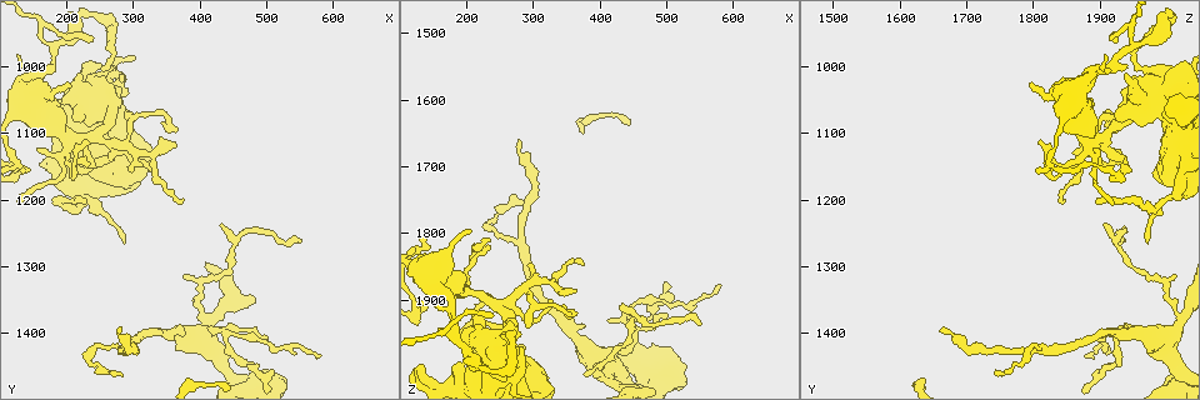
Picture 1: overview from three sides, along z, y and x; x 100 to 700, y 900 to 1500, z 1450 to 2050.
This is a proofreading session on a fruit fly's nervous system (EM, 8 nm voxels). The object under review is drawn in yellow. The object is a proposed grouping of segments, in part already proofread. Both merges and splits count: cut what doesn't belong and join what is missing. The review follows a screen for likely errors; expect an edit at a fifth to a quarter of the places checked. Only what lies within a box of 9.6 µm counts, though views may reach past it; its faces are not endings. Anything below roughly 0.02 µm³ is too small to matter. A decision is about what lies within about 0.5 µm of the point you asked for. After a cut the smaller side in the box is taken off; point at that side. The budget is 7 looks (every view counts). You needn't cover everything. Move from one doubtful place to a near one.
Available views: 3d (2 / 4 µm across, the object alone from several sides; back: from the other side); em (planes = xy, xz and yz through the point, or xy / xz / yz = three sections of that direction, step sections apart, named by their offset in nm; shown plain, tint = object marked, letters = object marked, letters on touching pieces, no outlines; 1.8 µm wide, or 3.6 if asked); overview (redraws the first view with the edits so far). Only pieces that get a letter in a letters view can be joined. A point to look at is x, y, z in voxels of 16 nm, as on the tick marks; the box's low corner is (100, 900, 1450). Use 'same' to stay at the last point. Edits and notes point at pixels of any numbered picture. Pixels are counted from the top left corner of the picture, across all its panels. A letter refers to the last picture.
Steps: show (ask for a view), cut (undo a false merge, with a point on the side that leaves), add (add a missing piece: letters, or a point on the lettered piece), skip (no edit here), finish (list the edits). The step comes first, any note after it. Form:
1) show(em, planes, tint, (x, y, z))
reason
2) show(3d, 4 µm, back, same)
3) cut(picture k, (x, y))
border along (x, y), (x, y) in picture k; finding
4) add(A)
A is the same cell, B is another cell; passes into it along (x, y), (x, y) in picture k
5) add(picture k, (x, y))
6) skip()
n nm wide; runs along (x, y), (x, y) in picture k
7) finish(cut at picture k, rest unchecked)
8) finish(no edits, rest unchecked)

show(3d, 4 µm, (250, 1020, 1975))
abrupt turn

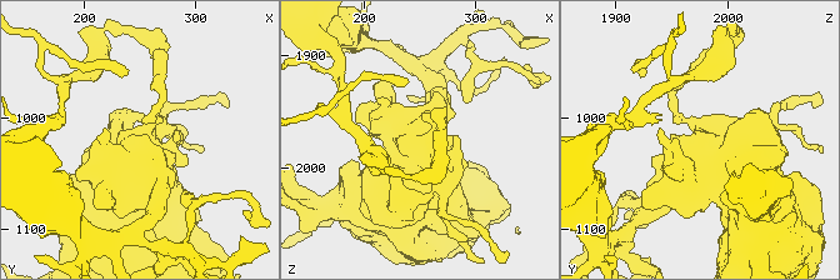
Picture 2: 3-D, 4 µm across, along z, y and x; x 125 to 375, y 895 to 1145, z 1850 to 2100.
show(em, 3.6 µm, yz, step 4, tint, (254, 1020, 1976))

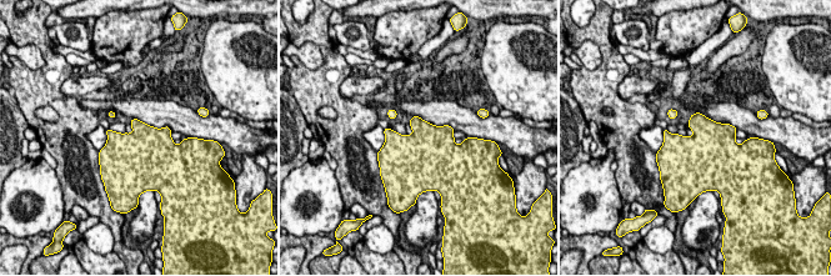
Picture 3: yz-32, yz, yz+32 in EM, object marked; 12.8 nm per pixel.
show(em, 3.6 µm, planes, letters, same)

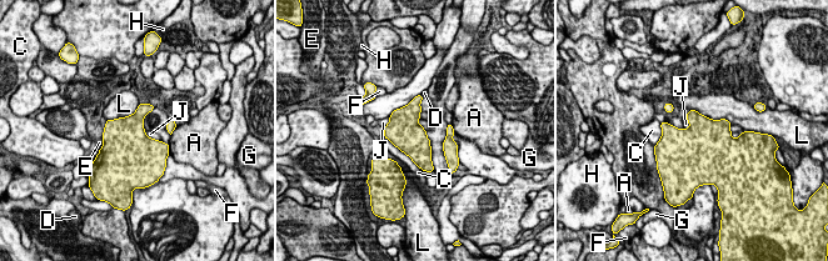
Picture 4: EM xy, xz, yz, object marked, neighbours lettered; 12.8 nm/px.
skip()
C touches over 650 nm; A, C, D, E, F, G, H, J and L are other cells; border along (144, 130), (148, 136), (160, 141) in picture 4; one neuron here

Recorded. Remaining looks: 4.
show(3d, 4 µm, (435, 1235, 1905))
branch stops here

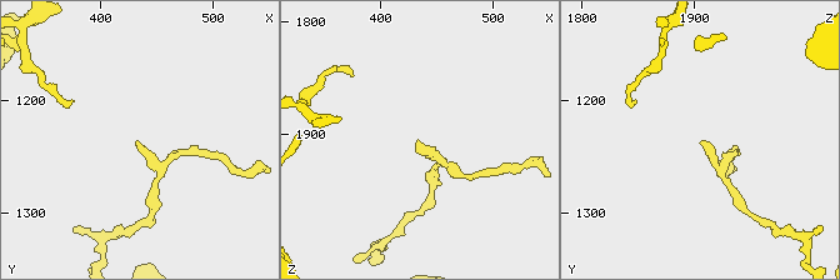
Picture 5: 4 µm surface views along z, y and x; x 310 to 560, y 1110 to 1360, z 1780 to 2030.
show(em, yz, step 4, tint, (432, 1240, 1906))

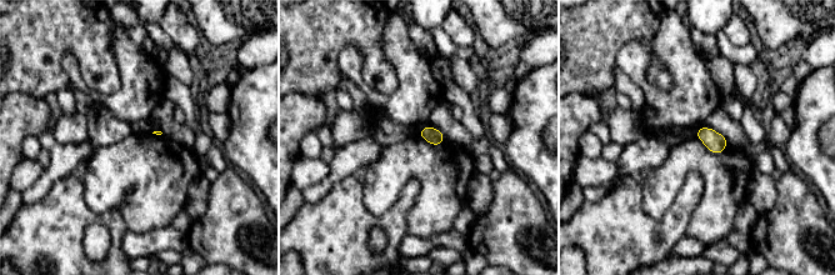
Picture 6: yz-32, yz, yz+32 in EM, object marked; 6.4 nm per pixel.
show(em, yz, step 4, letters, same)
see the neighbours

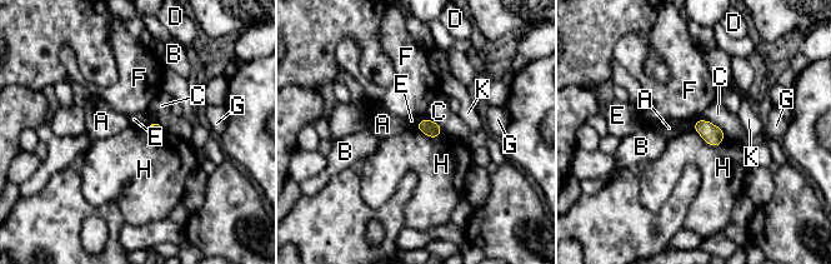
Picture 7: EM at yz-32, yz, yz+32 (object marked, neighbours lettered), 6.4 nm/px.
skip()
A, B, C, D, E, F, G, H and K are other cells; border along (691, 126), (711, 145), (725, 138) in picture 7; none of them fits

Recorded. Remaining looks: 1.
finish(no edits, rest unchecked)

